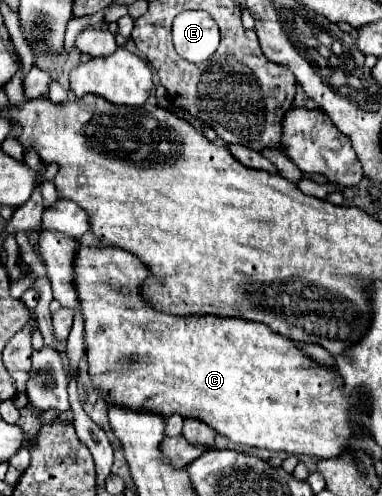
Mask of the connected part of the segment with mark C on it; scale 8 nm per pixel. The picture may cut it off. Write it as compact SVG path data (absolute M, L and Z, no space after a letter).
M77 247L73 257L73 287L79 299L79 307L83 313L85 329L83 329L83 341L85 341L85 357L89 367L89 379L93 381L95 389L99 391L101 399L107 405L117 405L125 409L155 413L163 419L179 413L183 419L197 419L201 423L207 423L211 429L215 429L219 435L227 437L233 443L245 445L245 447L257 447L257 449L269 449L269 451L285 451L295 455L311 455L319 459L337 457L351 441L353 441L353 429L349 425L351 421L351 403L345 399L345 393L341 389L341 375L337 371L319 369L319 365L311 363L309 357L299 353L299 347L295 351L295 343L287 337L279 337L277 333L271 333L267 325L255 323L255 321L243 321L237 317L217 317L217 315L189 315L189 317L175 317L167 313L159 313L153 307L145 303L141 293L143 279L147 277L147 267L131 253L119 249L119 247Z

